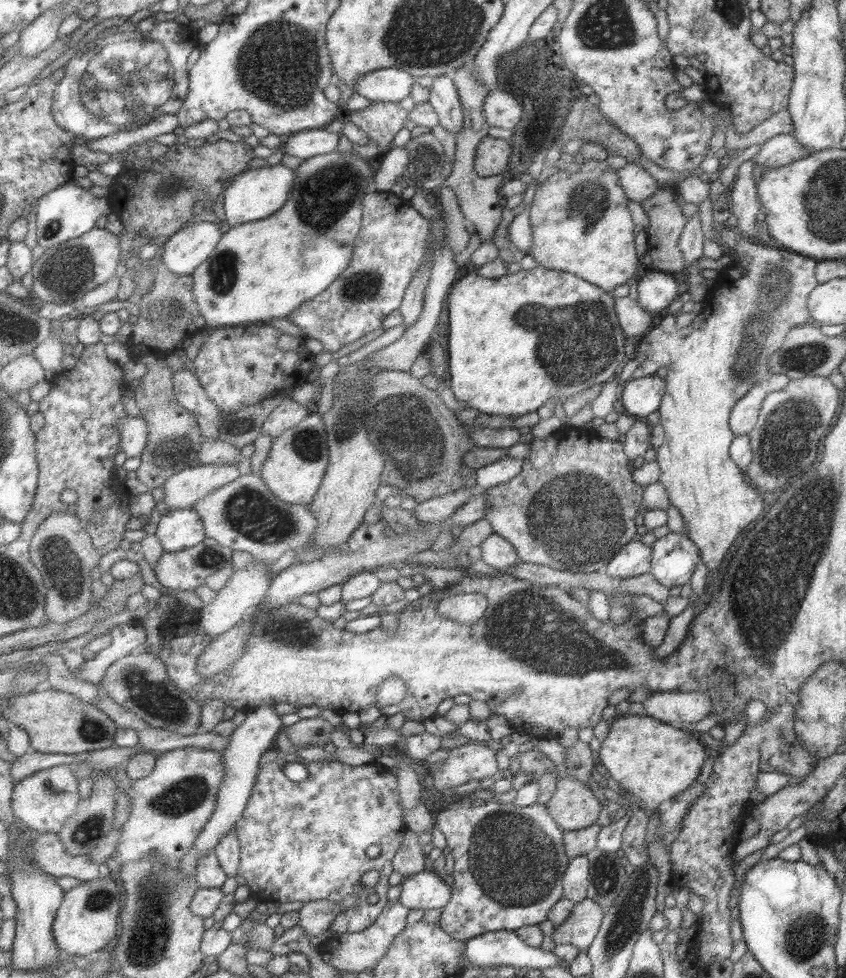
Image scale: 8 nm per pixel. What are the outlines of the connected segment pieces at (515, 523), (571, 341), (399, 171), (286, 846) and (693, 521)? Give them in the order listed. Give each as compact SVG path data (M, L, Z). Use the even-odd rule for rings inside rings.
M565 426L558 433L552 434L550 438L535 437L530 444L530 454L525 458L524 470L514 478L514 480L486 490L486 493L488 493L487 519L494 525L496 533L500 533L500 535L506 537L506 539L516 545L522 561L548 565L558 570L577 571L578 574L604 571L609 562L613 560L613 557L634 538L634 532L636 532L636 522L634 522L634 518L640 516L638 514L638 508L642 506L642 492L644 492L644 486L632 480L632 472L630 472L630 468L628 468L628 457L629 455L625 453L625 450L622 450L620 441L600 438L600 436L597 435L597 431L594 429L588 430L588 428Z
M539 265L533 270L522 269L517 274L510 274L502 278L483 278L477 270L462 278L455 285L448 307L451 330L448 365L451 373L451 388L462 404L470 408L477 408L486 414L518 419L530 412L538 412L542 406L546 406L552 400L556 404L565 403L570 396L584 392L592 385L604 385L616 380L614 378L616 370L626 362L626 354L624 354L624 344L627 344L626 336L624 336L624 330L622 330L617 315L614 293L601 290L600 287L570 272L551 270L551 268Z
M406 146L396 147L386 154L381 167L377 171L378 190L382 192L391 191L394 182L408 172L408 166L410 166L412 160L412 154Z
M272 750L265 755L258 784L244 818L237 824L238 834L242 838L242 860L239 879L252 888L254 897L266 902L296 902L304 904L327 899L341 904L348 896L359 898L357 905L344 909L334 921L333 934L364 932L379 920L381 914L390 905L390 876L396 871L394 859L405 844L406 812L402 808L400 778L388 766L379 762L366 766L351 766L339 760L326 759L323 762L309 762L300 759L296 754L285 754L282 750ZM300 761L310 770L310 778L294 782L286 775L286 766L290 762ZM380 844L383 848L376 858L368 856L368 848ZM377 870L382 879L374 887L365 887L362 878L366 872ZM370 894L378 894L380 902L370 904Z
M706 198L699 205L703 234L720 246L733 248L738 260L731 260L727 270L719 271L719 282L710 288L700 312L689 326L678 327L676 315L666 314L660 324L654 325L640 338L636 352L646 355L646 360L635 369L631 379L656 375L659 368L667 368L666 392L659 406L660 424L665 430L664 445L656 455L661 470L659 481L666 488L671 504L678 508L686 520L686 533L698 546L702 562L710 573L714 573L720 572L724 556L736 544L744 528L762 518L766 508L762 498L764 492L749 482L745 472L730 456L729 448L735 437L729 426L732 407L752 386L766 383L771 375L770 356L782 347L790 330L812 322L808 297L819 283L815 274L817 259L777 245L752 242L752 238L736 229L732 230L726 224L718 224L723 225L723 229L717 234L710 215L710 201L710 198Z

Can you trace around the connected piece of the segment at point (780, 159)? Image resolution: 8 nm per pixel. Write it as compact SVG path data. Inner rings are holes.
M792 132L778 134L767 140L752 160L756 164L758 174L761 175L766 169L775 170L806 156L810 156L810 152L798 143Z

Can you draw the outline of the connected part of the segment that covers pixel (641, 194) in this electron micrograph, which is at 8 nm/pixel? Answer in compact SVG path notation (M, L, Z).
M627 163L618 170L618 175L621 186L625 188L626 194L633 202L642 203L661 187L651 174L638 164Z

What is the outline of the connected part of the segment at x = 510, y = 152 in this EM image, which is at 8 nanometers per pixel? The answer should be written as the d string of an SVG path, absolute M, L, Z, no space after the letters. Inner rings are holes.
M488 136L480 144L476 169L482 177L504 174L515 154L512 140Z

